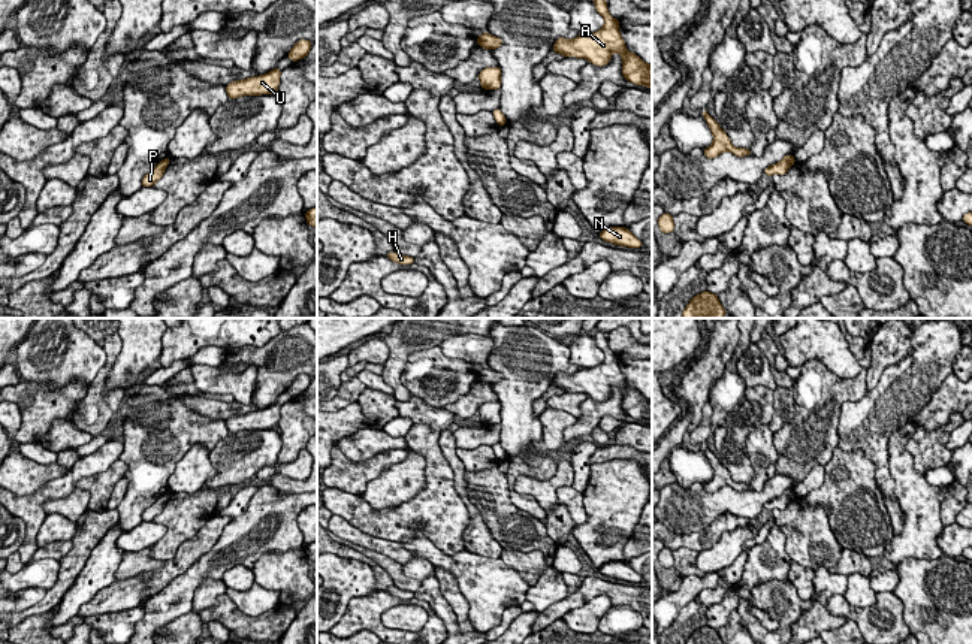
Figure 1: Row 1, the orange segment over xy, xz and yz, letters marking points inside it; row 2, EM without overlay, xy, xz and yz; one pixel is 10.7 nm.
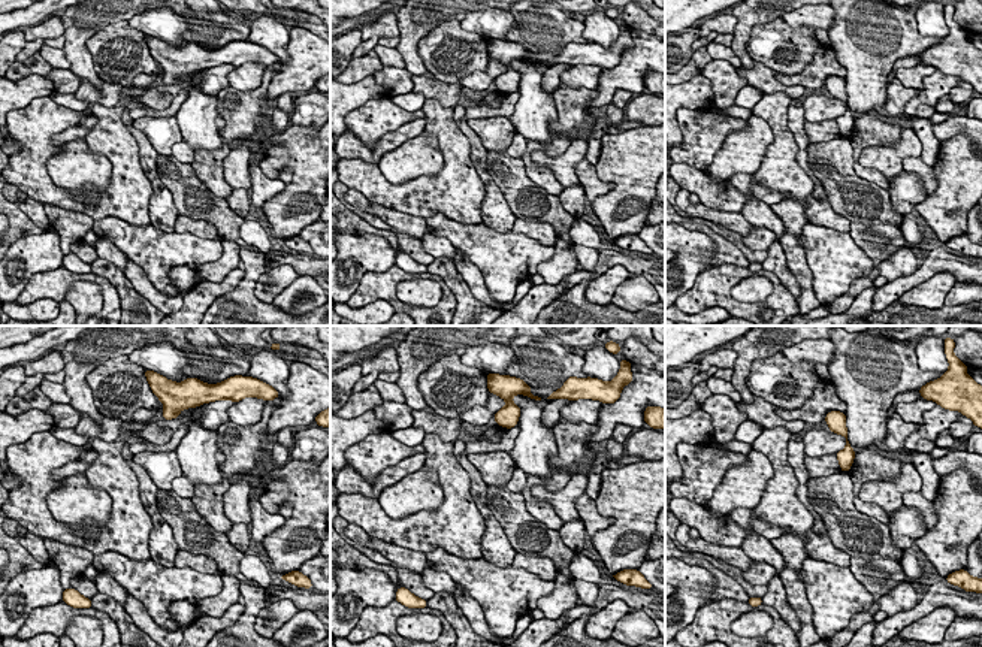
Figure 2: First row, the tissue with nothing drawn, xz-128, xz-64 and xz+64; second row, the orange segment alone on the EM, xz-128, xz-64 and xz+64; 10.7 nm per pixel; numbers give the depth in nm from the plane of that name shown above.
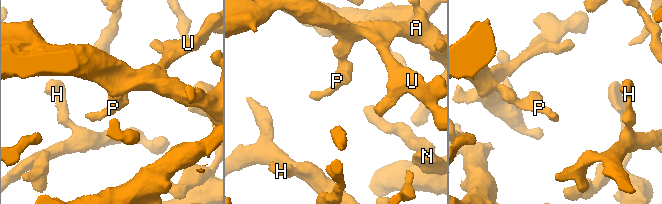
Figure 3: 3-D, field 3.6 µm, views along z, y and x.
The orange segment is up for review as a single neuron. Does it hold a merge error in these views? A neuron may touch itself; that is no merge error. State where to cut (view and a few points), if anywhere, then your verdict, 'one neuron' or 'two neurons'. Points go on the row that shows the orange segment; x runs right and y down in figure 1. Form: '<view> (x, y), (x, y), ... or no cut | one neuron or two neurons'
no cut | one neuron

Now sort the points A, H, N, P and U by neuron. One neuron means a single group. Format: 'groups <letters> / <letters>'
groups A H N P U

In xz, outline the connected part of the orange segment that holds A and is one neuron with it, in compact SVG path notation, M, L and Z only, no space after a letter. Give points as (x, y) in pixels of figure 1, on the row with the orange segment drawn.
M594 0L597 12L604 18L604 27L592 34L579 34L573 40L558 37L553 45L555 52L564 57L586 58L595 66L606 66L613 52L622 57L622 75L636 85L652 90L652 64L646 64L634 52L628 52L619 33L619 21L607 10L607 0Z

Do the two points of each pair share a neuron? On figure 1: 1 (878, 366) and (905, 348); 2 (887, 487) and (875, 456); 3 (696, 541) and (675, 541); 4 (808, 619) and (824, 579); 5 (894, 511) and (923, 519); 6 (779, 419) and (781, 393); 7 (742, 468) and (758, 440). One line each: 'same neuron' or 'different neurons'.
1: same neuron
2: same neuron
3: same neuron
4: same neuron
5: different neurons
6: same neuron
7: different neurons

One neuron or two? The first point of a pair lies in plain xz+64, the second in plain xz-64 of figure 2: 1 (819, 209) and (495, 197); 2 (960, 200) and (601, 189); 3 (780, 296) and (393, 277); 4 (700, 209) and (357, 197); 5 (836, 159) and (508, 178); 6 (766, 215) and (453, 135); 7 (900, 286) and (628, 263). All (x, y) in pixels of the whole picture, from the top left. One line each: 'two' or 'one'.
1: one
2: two
3: one
4: one
5: one
6: two
7: one

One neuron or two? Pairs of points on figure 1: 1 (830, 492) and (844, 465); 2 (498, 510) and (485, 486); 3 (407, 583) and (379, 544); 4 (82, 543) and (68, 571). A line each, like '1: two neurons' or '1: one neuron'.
1: one neuron
2: one neuron
3: two neurons
4: one neuron

